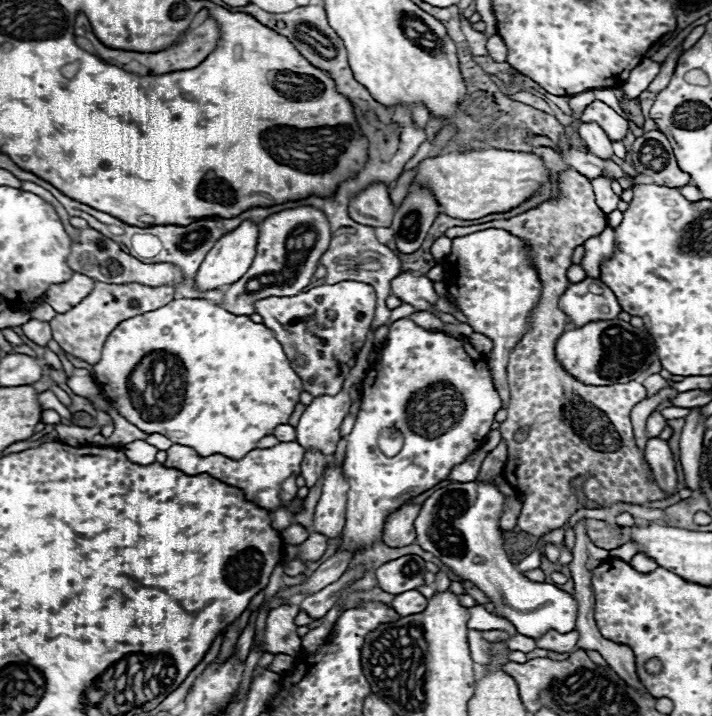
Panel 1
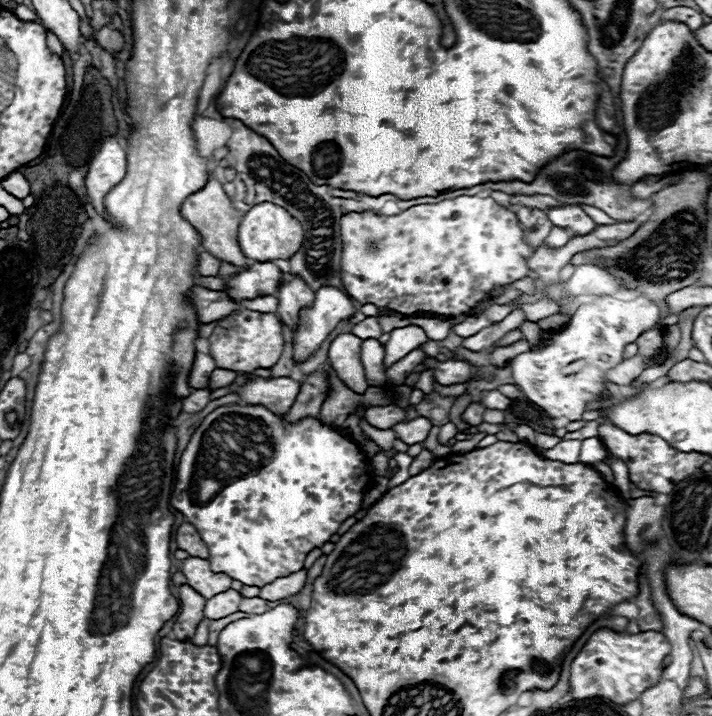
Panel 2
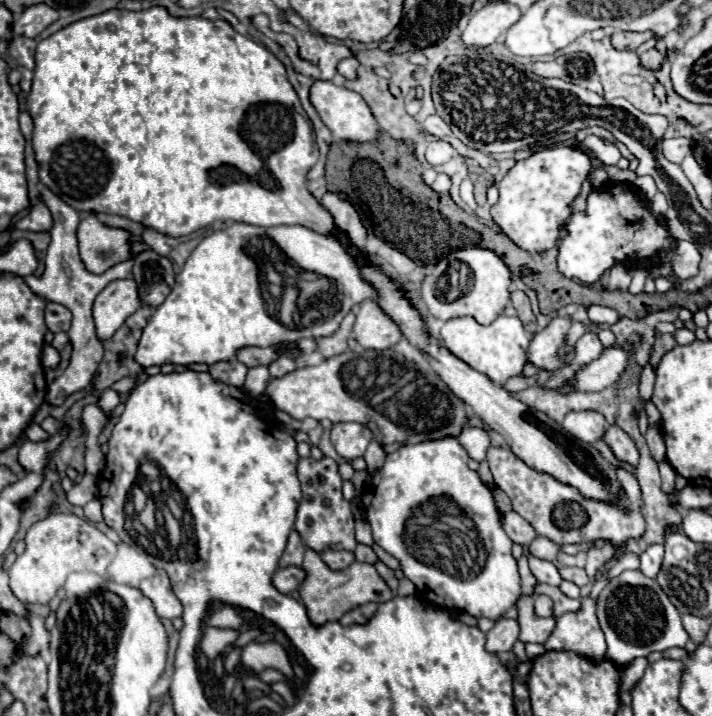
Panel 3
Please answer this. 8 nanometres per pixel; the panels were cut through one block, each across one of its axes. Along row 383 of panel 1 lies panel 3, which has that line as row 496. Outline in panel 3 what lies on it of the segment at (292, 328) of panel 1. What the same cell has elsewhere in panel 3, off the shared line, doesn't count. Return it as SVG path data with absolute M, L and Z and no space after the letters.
M308 456L298 460L298 480L302 484L302 502L298 506L298 516L294 530L300 534L306 548L322 554L326 550L354 550L354 516L352 504L342 496L342 478L338 472L338 462L322 456L320 460Z

